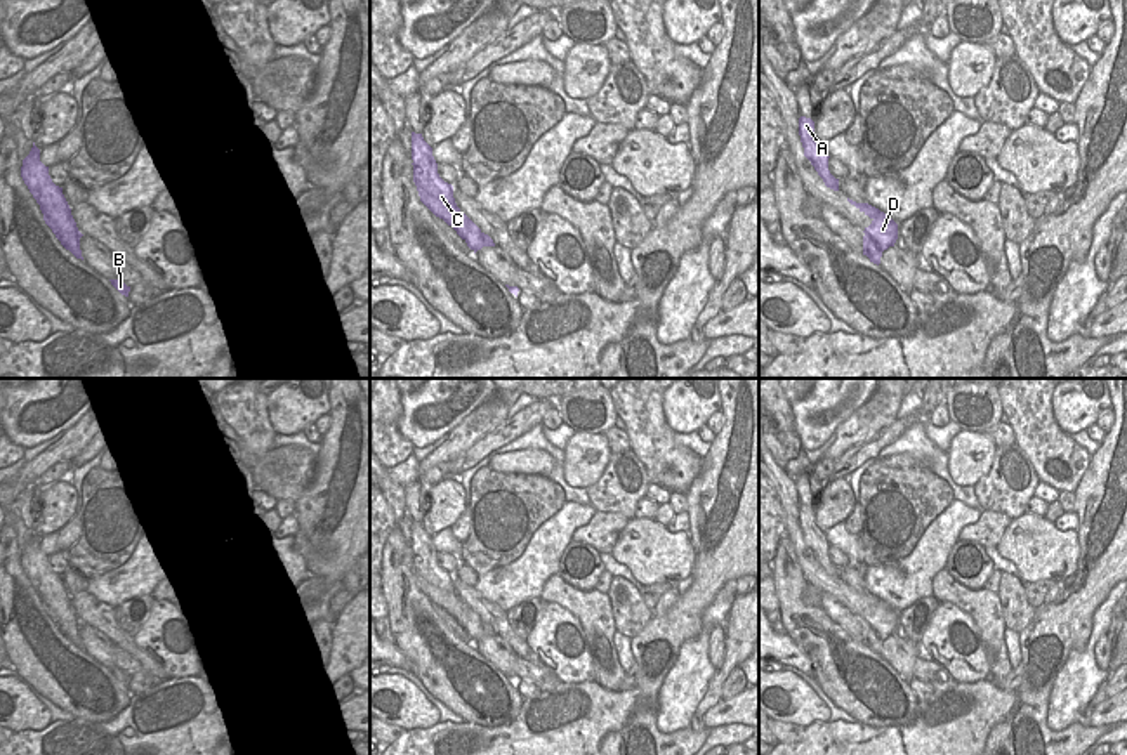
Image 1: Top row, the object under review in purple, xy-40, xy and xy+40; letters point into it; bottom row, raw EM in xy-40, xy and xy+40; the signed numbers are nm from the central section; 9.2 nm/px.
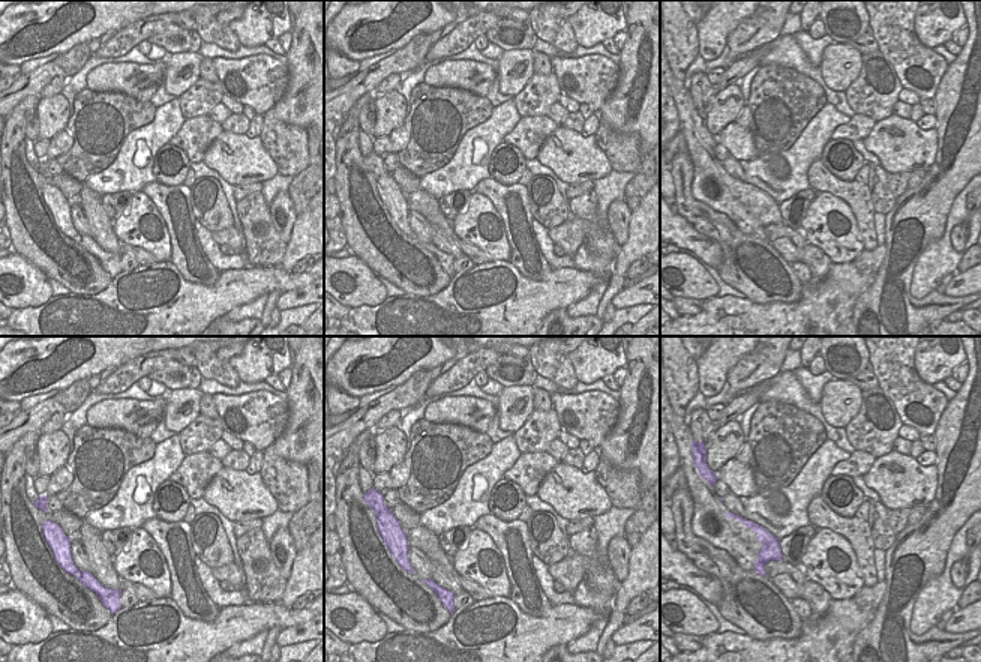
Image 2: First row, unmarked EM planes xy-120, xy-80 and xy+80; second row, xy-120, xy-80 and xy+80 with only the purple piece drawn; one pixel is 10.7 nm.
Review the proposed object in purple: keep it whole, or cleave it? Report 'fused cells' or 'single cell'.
fused cells

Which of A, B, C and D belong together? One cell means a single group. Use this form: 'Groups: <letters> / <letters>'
Groups: A B C / D

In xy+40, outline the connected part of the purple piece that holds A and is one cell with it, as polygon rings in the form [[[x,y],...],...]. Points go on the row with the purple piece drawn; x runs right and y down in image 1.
[[[799,118],[799,135],[804,148],[804,156],[811,161],[825,186],[839,191],[839,179],[835,179],[828,170],[830,156],[825,149],[825,144],[821,144],[814,135],[814,121],[811,118]]]

